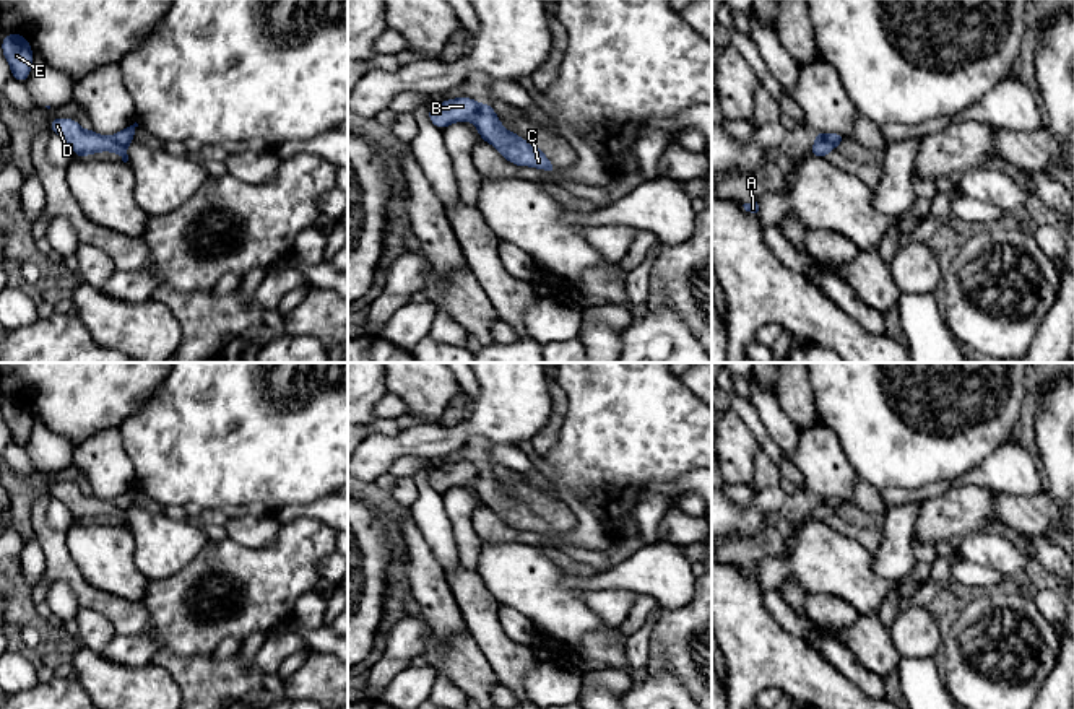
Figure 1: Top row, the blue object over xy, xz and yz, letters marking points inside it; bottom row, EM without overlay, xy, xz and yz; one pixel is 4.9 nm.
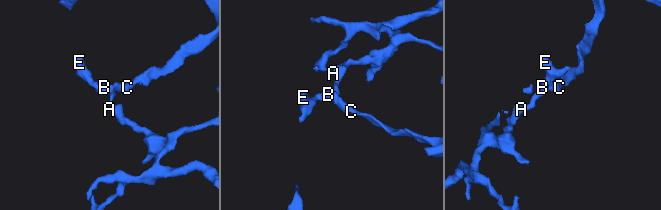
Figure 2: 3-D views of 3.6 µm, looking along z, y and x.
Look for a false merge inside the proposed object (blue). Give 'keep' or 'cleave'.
cleave

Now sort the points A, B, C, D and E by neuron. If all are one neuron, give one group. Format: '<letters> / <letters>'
A B D E / C

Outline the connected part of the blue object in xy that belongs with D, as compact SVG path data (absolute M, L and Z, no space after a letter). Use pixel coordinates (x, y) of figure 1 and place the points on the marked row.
M57 117L49 125L52 133L67 140L76 158L93 153L117 153L123 163L128 161L127 146L120 146L112 137L104 137L94 130L84 130L75 119Z

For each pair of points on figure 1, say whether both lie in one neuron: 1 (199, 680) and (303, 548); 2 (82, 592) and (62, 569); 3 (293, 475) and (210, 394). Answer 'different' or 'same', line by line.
1: different
2: same
3: same

